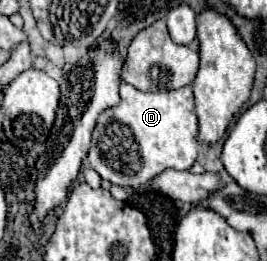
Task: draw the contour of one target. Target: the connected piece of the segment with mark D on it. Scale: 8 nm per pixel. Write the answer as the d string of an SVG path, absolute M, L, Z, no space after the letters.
M122 81L120 103L100 113L86 159L102 179L120 187L138 187L166 169L190 169L198 153L198 119L190 85L174 91L144 93Z

